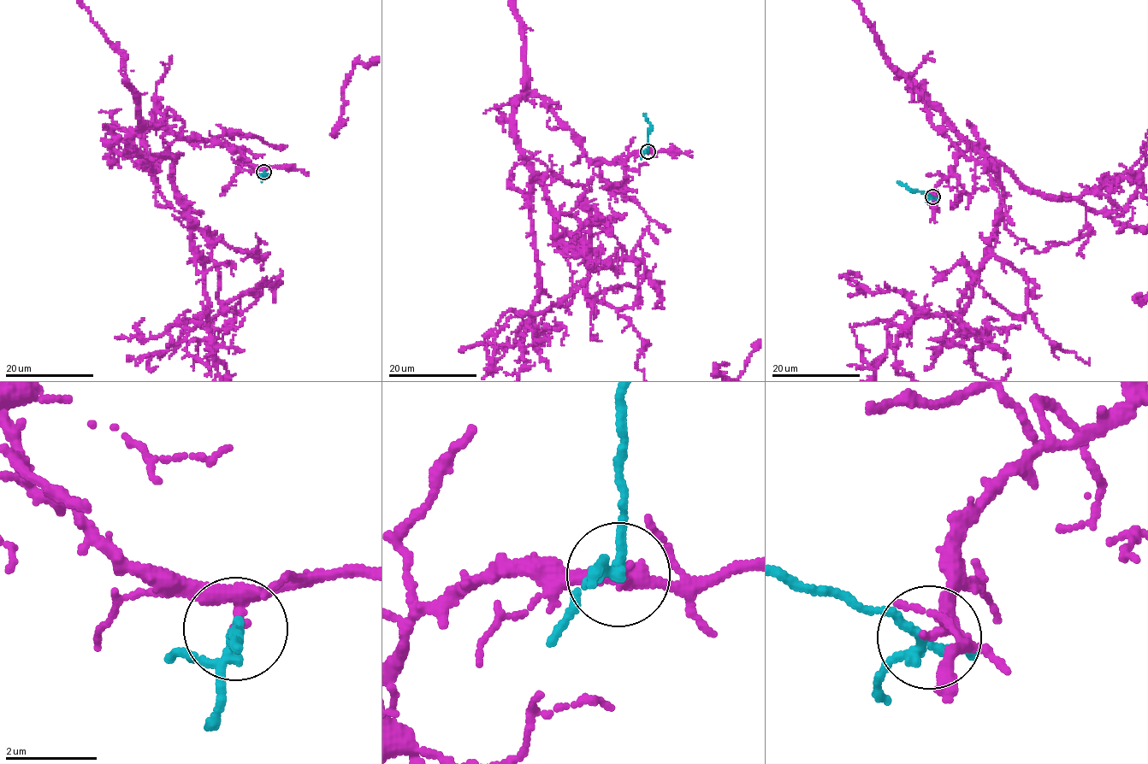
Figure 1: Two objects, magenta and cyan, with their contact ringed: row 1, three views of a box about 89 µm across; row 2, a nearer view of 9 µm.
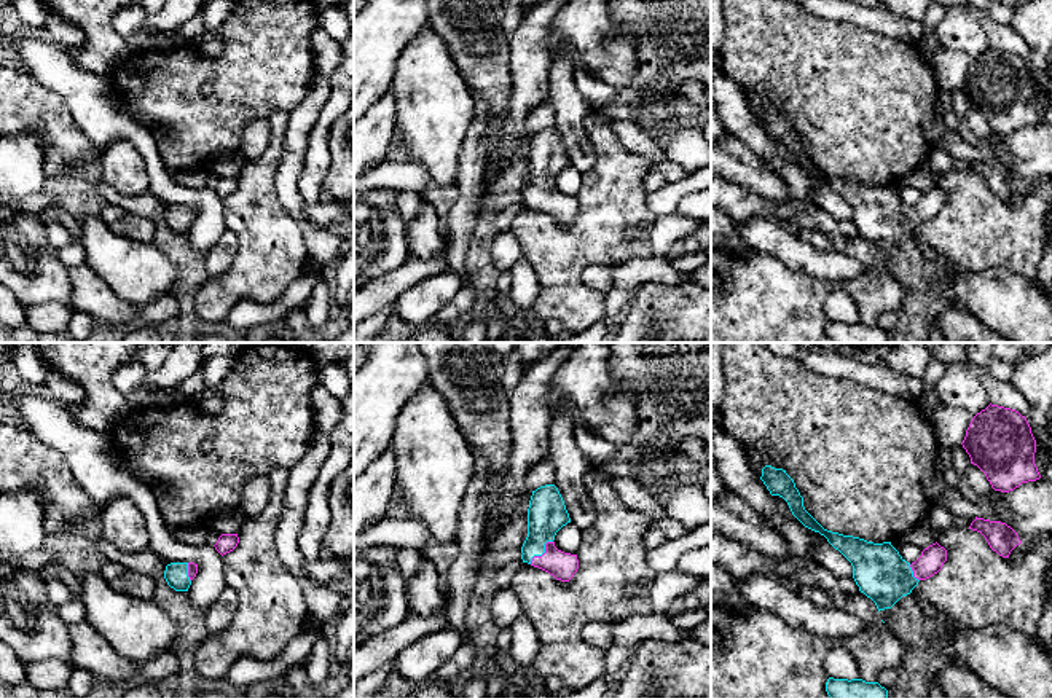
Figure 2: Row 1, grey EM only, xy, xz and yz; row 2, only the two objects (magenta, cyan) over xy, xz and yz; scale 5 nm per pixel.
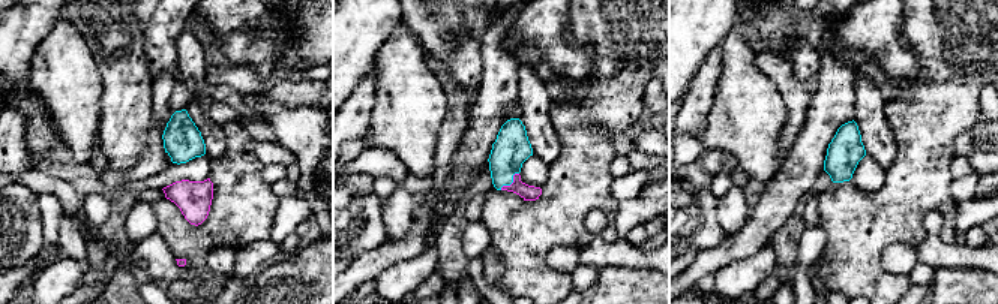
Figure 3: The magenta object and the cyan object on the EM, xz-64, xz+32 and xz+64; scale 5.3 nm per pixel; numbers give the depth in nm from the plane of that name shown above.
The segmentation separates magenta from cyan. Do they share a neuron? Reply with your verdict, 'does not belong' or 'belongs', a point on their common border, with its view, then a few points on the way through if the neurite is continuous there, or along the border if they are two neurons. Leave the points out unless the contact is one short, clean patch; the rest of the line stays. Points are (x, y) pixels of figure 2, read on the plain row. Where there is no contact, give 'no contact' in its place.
belongs; meets magenta in xz at (544, 196); runs through xz (563, 209), (544, 196), (544, 163), (547, 156)

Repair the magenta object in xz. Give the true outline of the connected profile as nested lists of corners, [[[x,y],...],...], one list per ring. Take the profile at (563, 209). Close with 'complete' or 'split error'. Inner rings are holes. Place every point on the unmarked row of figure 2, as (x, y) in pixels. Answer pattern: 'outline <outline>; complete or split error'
outline [[[555,127],[532,134],[528,151],[528,180],[521,190],[521,202],[539,210],[556,223],[569,225],[579,212],[577,198],[555,190],[556,175],[571,166],[564,143]]]; split error

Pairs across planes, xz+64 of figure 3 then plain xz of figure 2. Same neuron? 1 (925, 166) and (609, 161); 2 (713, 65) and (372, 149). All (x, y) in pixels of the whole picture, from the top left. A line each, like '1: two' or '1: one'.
1: one
2: one

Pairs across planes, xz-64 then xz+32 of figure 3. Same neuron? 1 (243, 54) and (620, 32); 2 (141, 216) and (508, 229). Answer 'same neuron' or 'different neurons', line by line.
1: different neurons
2: different neurons

